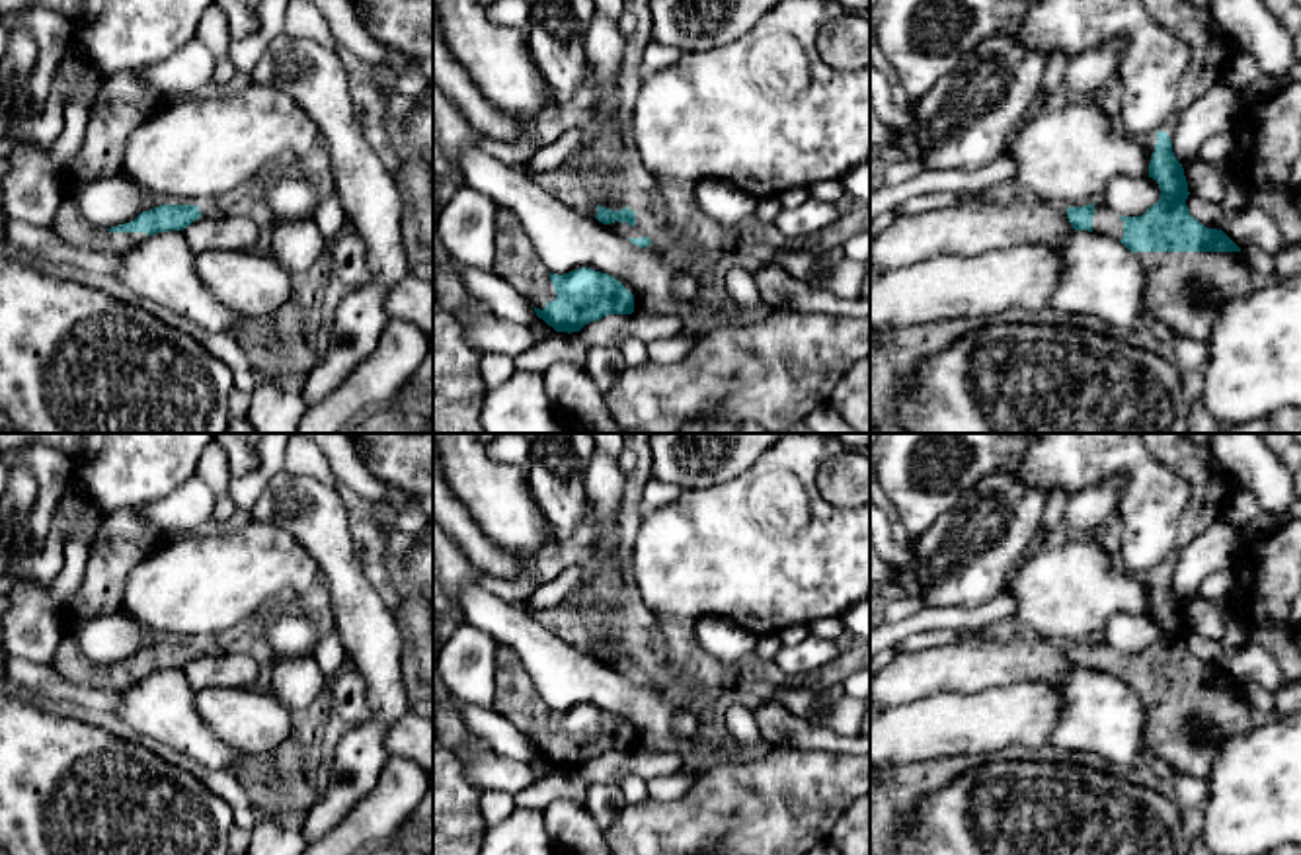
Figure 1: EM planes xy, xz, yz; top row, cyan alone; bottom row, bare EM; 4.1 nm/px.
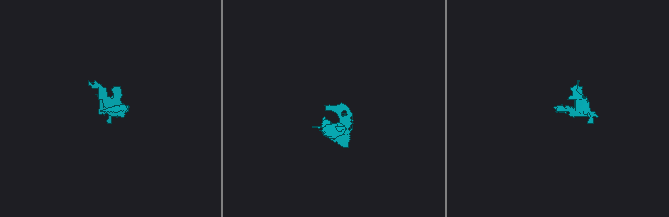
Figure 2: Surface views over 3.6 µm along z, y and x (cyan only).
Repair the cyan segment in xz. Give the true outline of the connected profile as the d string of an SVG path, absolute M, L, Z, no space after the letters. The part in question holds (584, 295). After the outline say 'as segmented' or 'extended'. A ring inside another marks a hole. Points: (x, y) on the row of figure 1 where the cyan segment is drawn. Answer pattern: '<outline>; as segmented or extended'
M499 209L495 226L495 275L519 291L556 332L572 334L603 316L634 312L634 295L609 273L591 267L552 273L515 213Z; extended

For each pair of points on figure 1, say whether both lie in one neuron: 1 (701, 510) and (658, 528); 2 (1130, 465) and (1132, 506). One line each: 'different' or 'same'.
1: same
2: same

